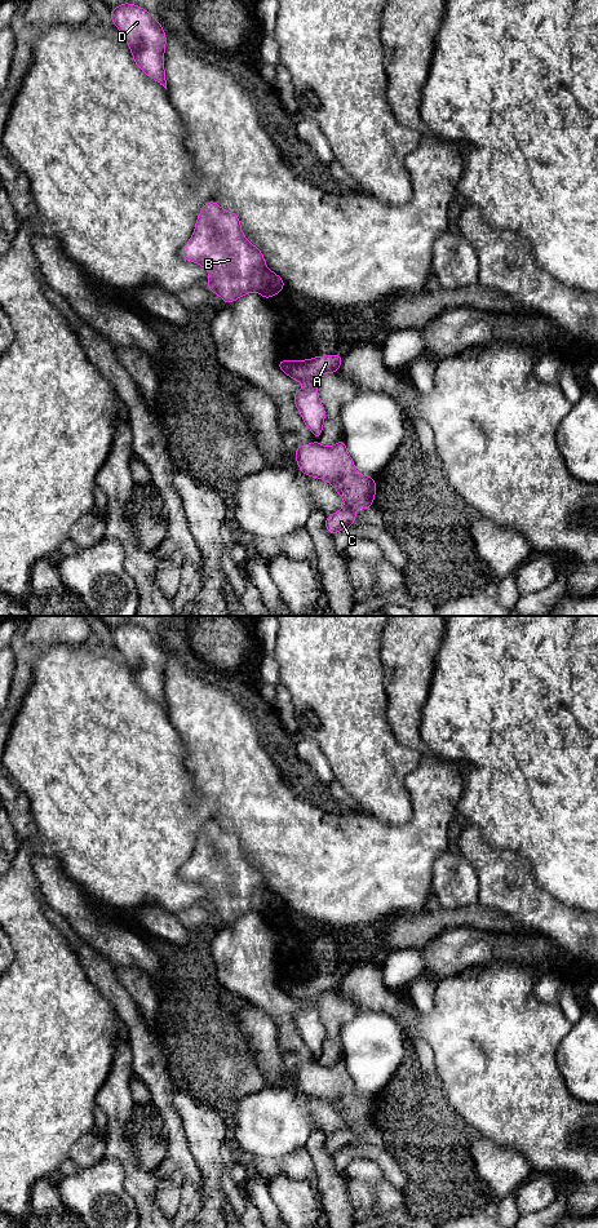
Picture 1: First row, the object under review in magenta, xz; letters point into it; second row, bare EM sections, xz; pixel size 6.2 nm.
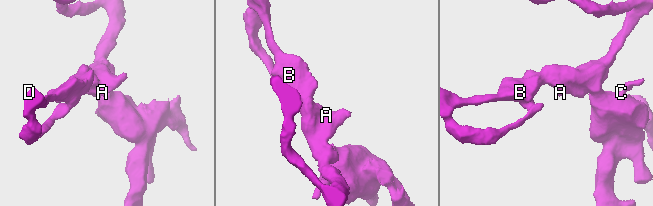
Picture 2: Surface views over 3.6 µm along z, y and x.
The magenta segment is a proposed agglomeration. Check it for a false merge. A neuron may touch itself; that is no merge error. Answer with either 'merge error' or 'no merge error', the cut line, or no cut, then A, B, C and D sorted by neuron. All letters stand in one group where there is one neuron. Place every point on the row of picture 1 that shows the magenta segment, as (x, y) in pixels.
merge error; cut xz (268, 269), (262, 286), (257, 291); groups A / B C D

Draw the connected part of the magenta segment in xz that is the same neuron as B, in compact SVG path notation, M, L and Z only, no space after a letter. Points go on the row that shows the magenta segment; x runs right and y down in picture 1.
M213 200L201 208L194 234L182 251L182 258L207 269L207 288L225 303L231 303L249 292L258 292L267 270L262 252L245 239L238 214L226 212Z

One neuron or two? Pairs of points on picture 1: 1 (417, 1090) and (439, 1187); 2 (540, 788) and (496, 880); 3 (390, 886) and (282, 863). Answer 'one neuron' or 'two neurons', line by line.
1: one neuron
2: two neurons
3: one neuron

